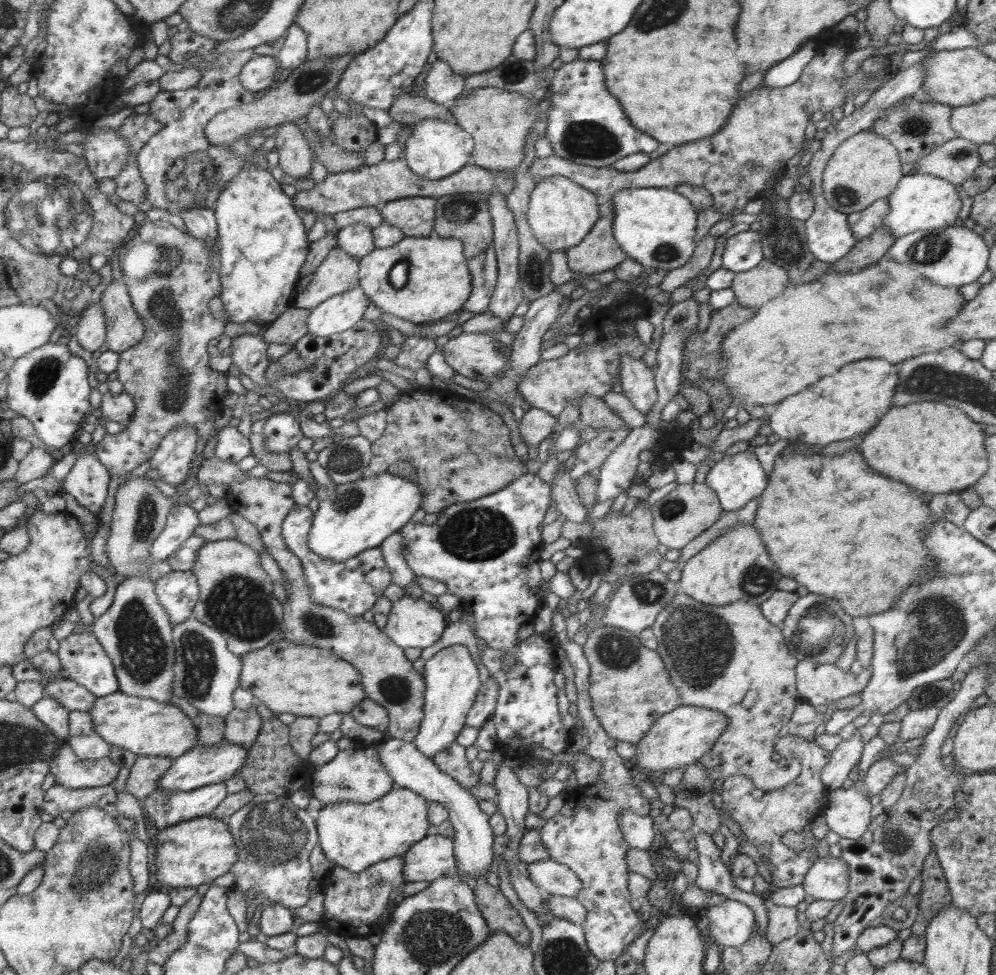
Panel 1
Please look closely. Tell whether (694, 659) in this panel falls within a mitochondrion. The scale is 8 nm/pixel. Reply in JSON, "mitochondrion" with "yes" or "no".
{"mitochondrion":"yes"}

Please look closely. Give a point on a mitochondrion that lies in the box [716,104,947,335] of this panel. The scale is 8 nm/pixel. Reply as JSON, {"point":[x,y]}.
{"point":[790,250]}

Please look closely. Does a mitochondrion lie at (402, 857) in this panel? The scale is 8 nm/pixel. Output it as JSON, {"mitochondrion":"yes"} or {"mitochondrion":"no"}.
{"mitochondrion":"no"}

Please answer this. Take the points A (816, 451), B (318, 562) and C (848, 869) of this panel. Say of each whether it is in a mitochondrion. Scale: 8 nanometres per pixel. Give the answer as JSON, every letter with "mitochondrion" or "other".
{"A":"other","B":"other","C":"other"}

